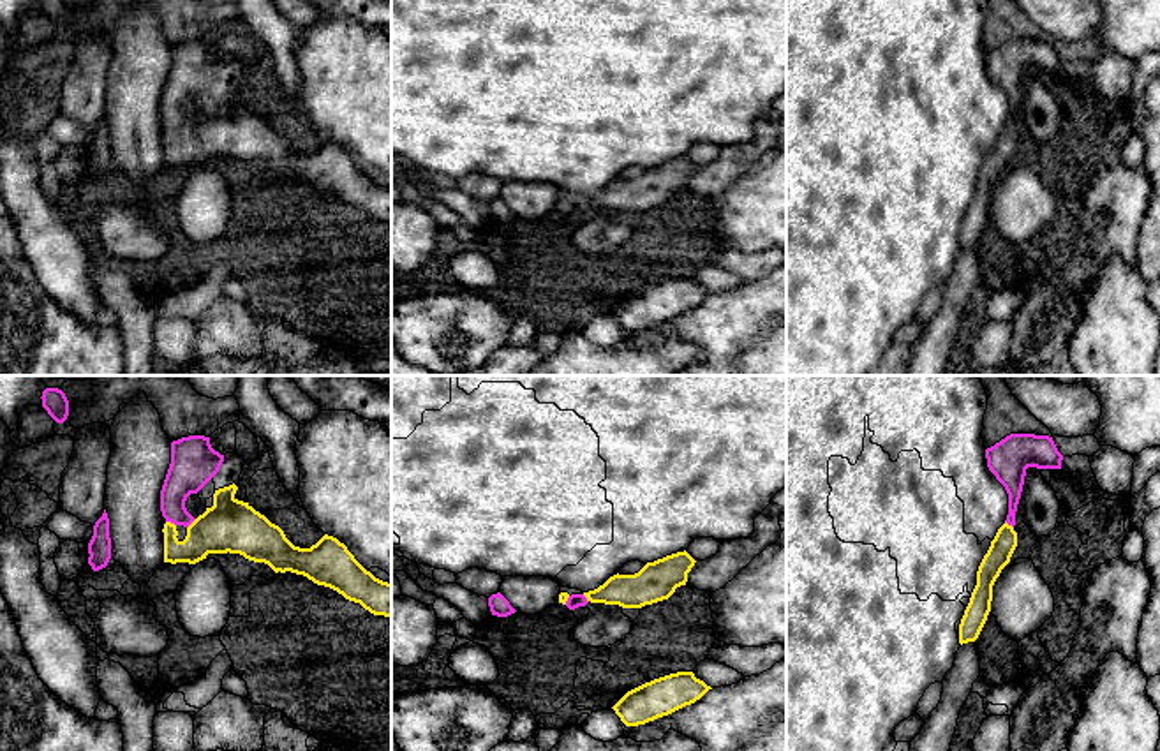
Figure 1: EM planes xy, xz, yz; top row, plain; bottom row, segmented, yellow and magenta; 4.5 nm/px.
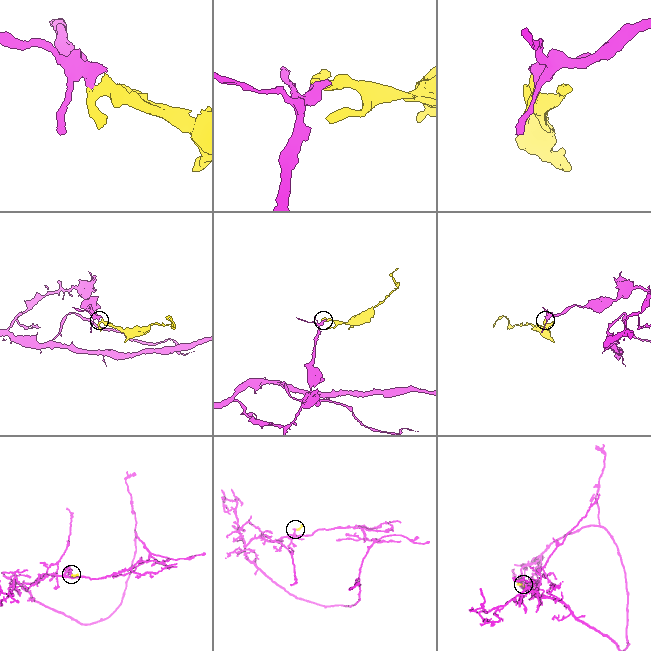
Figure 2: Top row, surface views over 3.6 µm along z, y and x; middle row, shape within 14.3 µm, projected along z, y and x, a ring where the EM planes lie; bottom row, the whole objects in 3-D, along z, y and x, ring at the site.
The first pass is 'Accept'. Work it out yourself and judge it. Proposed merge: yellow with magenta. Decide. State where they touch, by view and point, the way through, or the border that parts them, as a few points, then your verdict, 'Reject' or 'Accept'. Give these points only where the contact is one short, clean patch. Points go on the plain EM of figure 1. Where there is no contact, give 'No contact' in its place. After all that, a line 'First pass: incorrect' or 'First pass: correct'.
Touches yellow at xy (170, 127). Path across: xy (224, 133), (178, 150), (170, 127), (173, 99), (189, 76). Accept
First pass: correct

